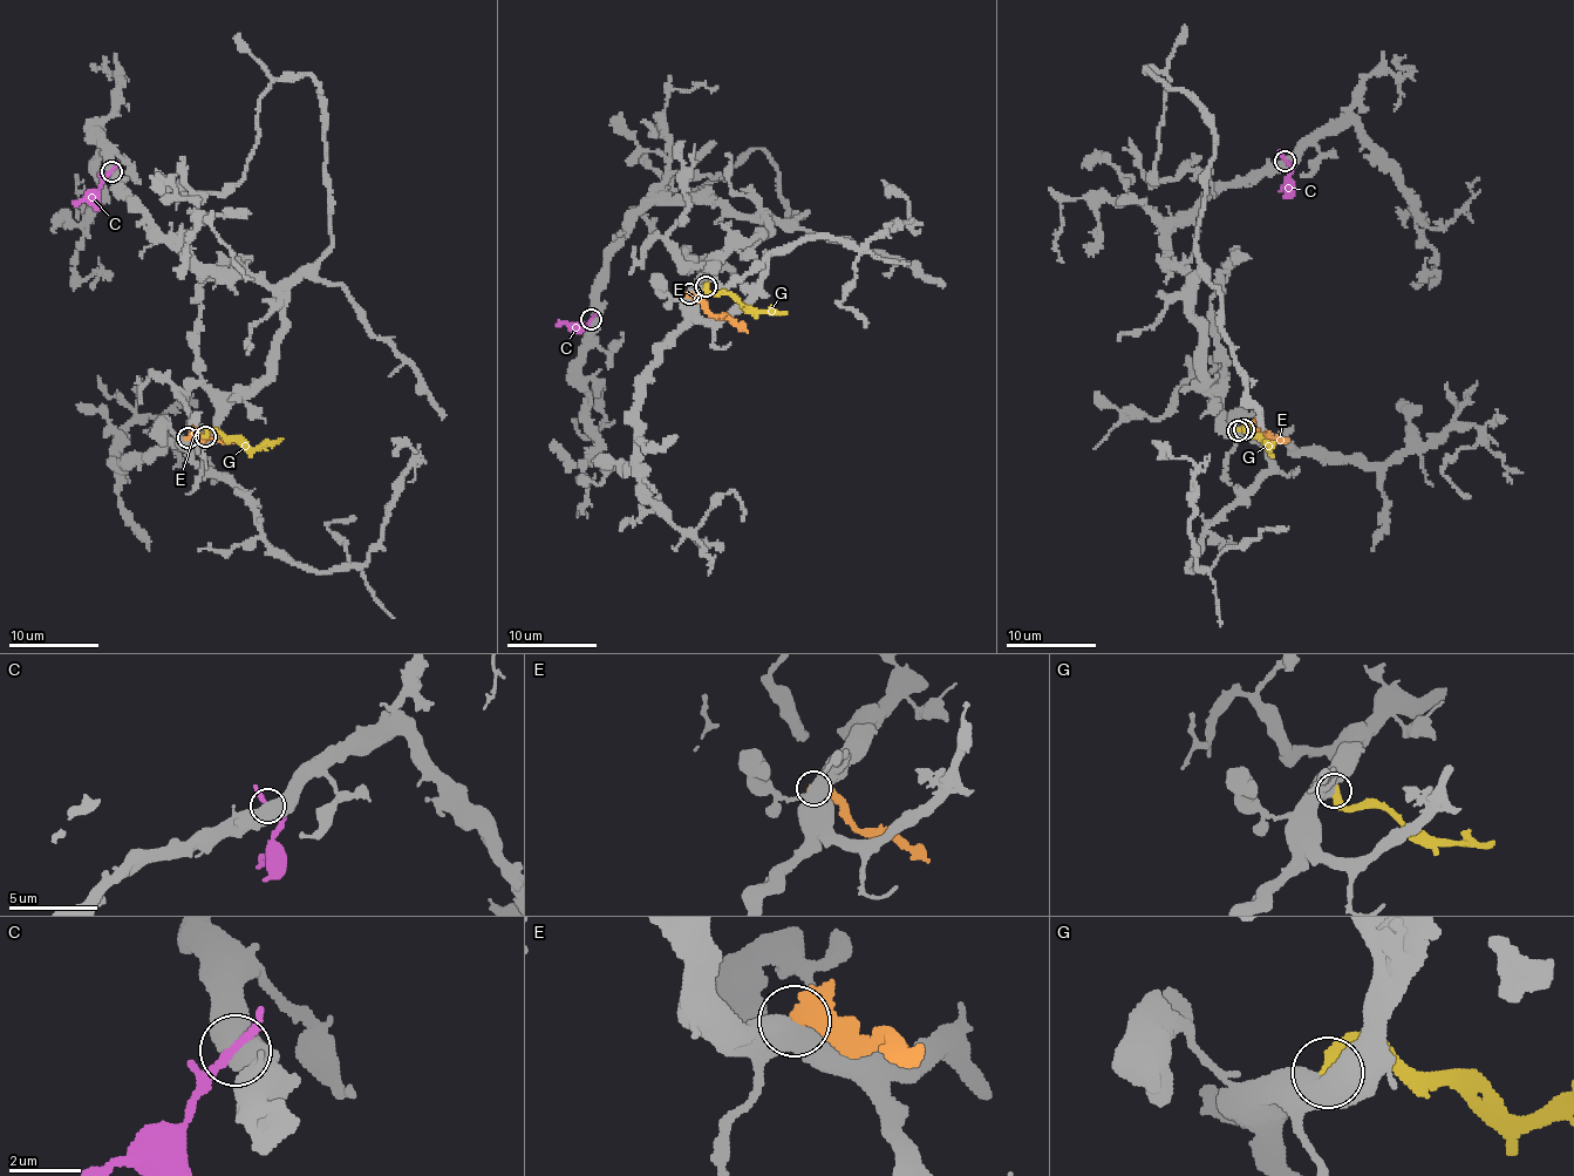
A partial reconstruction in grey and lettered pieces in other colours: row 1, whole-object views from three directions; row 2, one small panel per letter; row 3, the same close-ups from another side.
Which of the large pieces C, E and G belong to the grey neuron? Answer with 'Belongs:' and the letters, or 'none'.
Belongs: none

